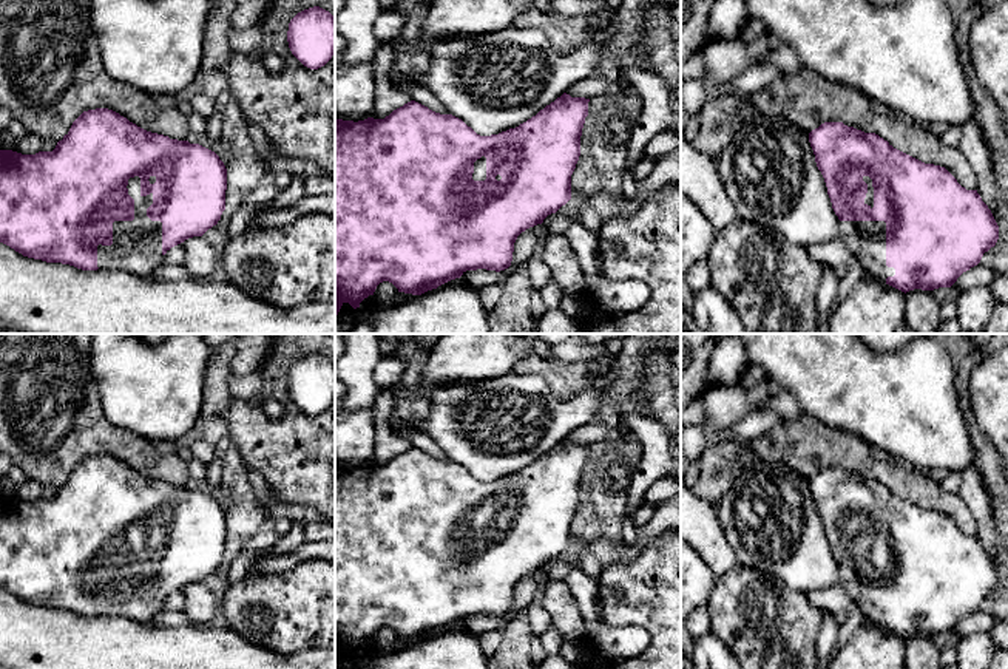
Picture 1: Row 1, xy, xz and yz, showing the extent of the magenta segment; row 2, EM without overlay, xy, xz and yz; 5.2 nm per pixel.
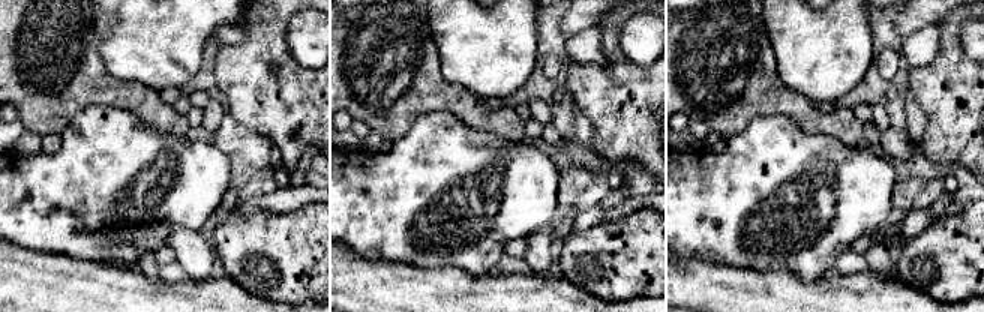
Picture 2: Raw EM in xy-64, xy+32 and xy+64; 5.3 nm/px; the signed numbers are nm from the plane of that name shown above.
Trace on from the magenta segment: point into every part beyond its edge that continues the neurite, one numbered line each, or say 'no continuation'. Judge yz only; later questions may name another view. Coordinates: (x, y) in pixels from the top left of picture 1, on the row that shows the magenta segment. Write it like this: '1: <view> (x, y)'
1: yz (866, 240)

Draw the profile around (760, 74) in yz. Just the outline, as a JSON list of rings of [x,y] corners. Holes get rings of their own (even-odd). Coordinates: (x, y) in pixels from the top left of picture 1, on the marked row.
[[[767,59],[763,62],[753,62],[730,82],[730,93],[735,96],[749,97],[758,90],[769,87],[780,77],[780,74],[781,71]]]

